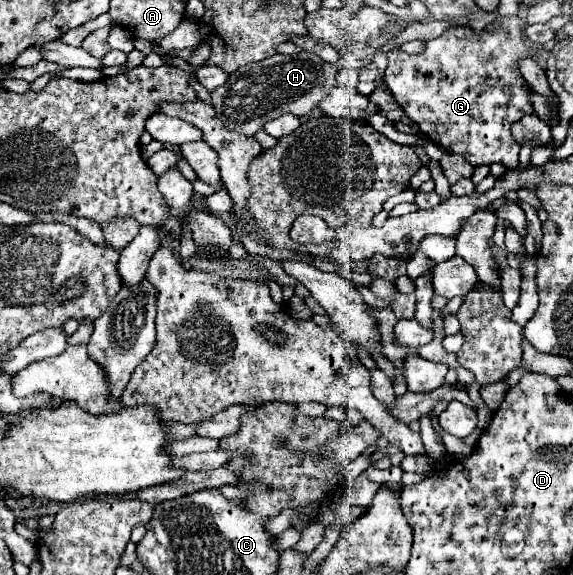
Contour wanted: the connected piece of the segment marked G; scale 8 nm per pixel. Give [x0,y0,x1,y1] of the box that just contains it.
[384,17,538,169]

